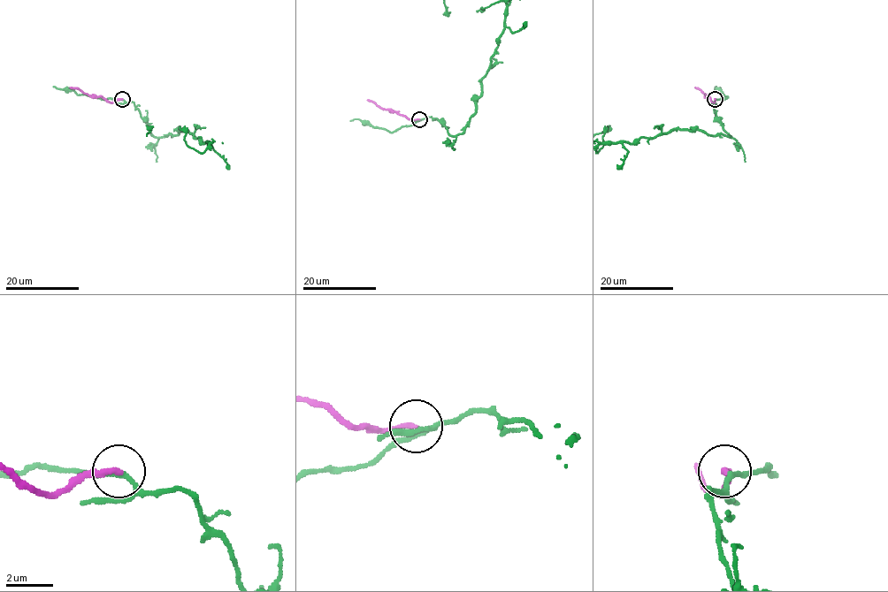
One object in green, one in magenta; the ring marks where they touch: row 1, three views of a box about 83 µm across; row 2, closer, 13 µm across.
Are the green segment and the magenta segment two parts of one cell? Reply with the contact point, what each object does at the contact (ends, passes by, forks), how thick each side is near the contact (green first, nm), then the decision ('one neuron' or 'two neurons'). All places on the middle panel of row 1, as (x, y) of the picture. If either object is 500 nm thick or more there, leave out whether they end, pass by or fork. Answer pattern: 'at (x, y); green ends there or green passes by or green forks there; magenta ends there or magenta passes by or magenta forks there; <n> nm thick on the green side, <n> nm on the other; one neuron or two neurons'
at (419, 119); green forks there; magenta ends there; 160 nm thick on the green side, 240 nm on the other; two neurons

